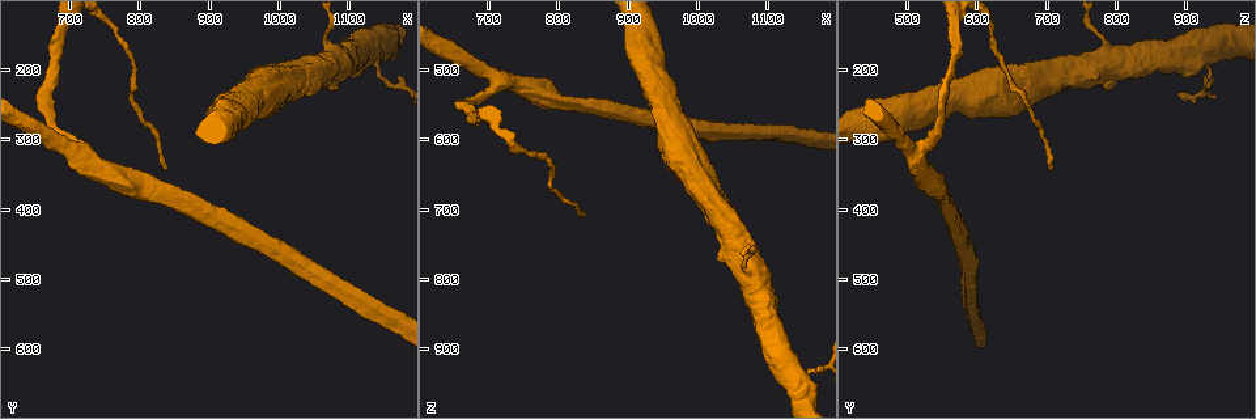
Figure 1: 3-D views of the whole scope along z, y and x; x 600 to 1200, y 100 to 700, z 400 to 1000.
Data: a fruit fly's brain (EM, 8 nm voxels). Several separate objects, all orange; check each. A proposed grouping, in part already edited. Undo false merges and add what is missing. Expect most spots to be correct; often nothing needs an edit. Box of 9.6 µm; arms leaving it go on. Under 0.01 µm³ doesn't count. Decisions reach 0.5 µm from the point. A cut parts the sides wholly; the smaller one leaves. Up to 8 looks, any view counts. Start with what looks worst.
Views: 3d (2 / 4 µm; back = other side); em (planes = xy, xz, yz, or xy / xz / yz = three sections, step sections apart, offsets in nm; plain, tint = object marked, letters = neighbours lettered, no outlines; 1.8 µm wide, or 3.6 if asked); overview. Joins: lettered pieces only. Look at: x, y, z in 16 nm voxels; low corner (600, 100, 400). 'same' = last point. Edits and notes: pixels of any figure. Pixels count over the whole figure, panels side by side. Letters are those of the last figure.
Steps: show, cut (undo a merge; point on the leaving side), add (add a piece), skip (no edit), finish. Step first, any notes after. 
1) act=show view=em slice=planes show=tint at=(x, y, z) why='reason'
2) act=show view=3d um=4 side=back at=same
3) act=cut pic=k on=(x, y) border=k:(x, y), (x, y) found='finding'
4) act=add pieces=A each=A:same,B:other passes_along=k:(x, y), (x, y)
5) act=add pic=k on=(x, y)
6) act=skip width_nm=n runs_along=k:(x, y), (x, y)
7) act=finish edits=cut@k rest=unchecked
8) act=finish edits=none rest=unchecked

act=show view=em slice=xy step=4 show=letters at=(840, 345, 705) why='tapers out'

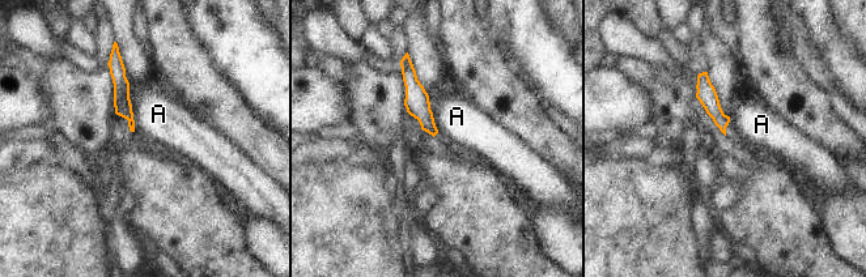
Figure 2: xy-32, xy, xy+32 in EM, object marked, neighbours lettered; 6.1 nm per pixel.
act=show view=em slice=planes show=letters at=same why='another direction'

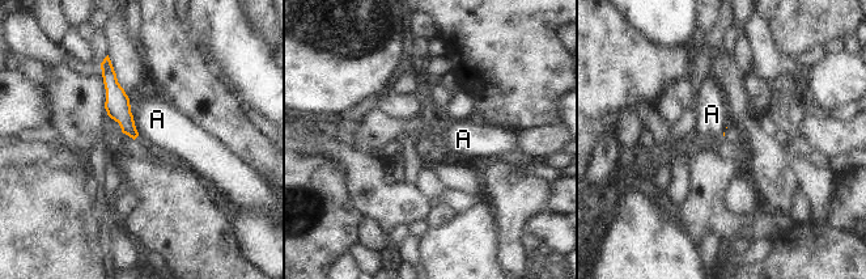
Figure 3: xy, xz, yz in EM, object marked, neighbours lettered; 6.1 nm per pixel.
act=skip each=A:other runs_along=3:(110, 70), (117, 105), (134, 134) found='none of them fits'

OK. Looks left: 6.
act=show view=3d um=4 at=(1135, 185, 935) why='three-way junction'

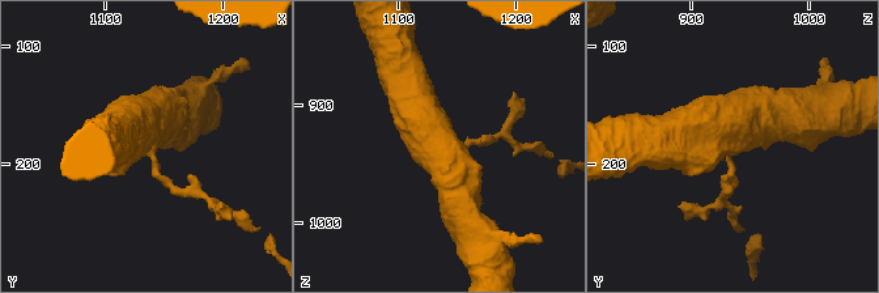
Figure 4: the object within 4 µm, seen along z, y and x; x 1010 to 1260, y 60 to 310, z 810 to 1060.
act=show view=em um=3.6 slice=planes show=letters at=(1136, 184, 932) arms=3 why='need the tissue'

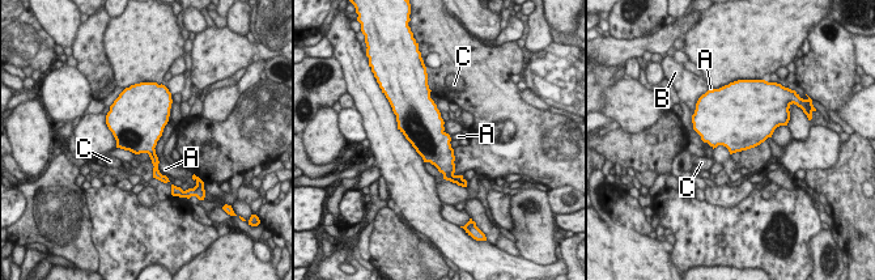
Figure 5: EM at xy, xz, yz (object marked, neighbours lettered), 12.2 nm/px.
act=skip width_nm=440 each=A:other,B:other,C:other border=5:(157, 160), (160, 172), (168, 178) found='continuous, no second cell'

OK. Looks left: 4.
act=show view=3d um=4 at=(710, 320, 510) why='branch point'

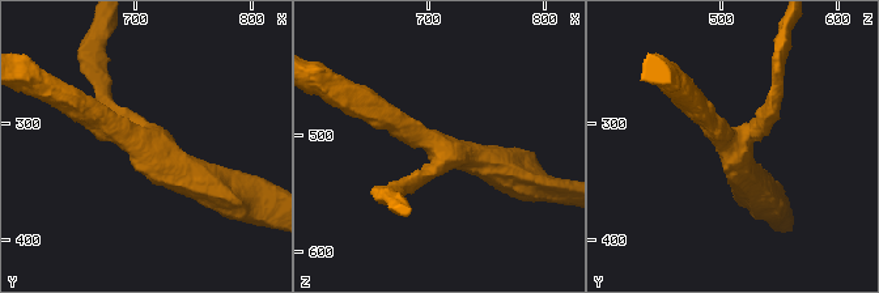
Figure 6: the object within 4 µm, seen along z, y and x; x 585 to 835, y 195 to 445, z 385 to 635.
act=show view=em slice=planes show=letters at=(714, 316, 516)

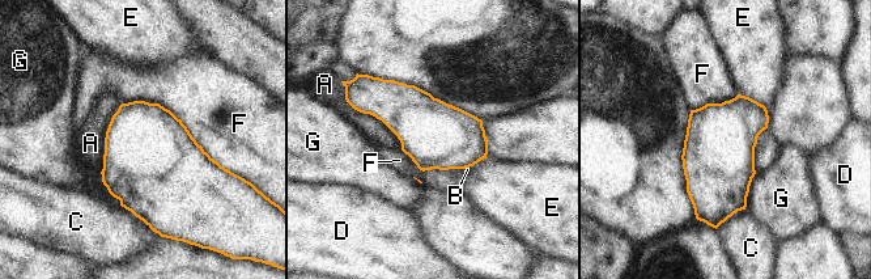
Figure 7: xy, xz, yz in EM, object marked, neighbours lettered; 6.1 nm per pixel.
act=skip width_nm=420 each=A:other,B:other,C:other,D:other,E:other,F:other,G:other border=7:(122, 102), (169, 109), (225, 169) found='one cell here'

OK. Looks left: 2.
act=finish edits=none rest=unchecked

